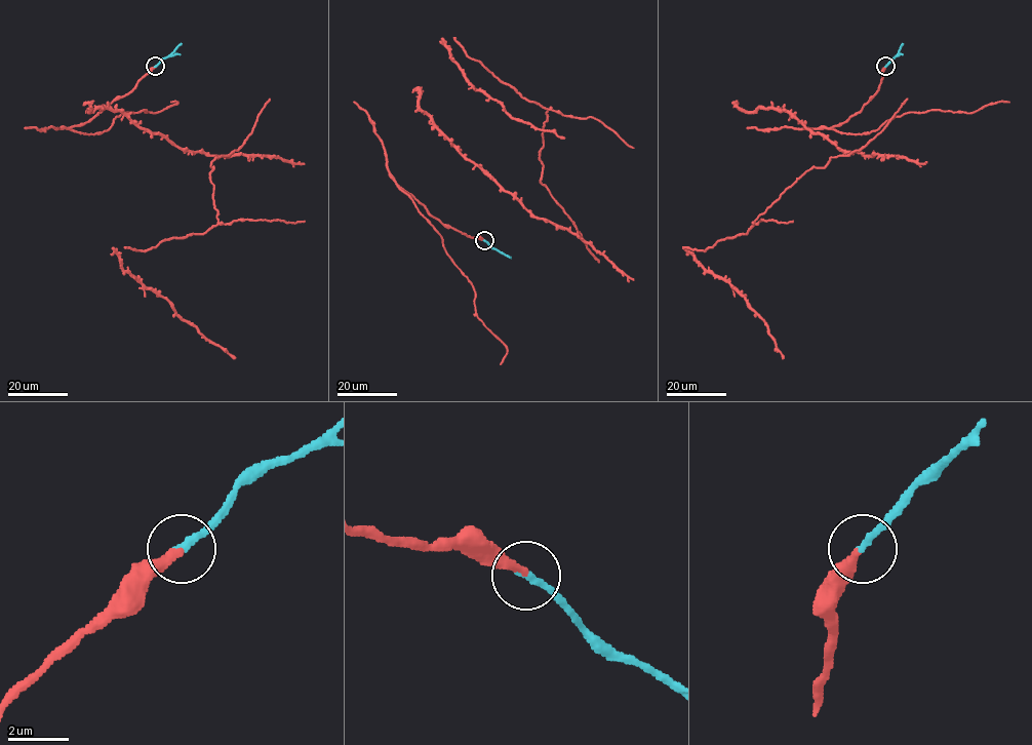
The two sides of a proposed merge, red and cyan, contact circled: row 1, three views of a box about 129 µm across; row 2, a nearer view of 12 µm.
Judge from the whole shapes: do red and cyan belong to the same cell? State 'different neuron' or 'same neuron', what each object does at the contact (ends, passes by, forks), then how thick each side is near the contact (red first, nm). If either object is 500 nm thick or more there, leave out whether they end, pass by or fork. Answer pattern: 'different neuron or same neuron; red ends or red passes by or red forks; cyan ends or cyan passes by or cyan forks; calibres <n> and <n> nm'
same neuron; red ends; cyan ends; calibres 280 and 240 nm

